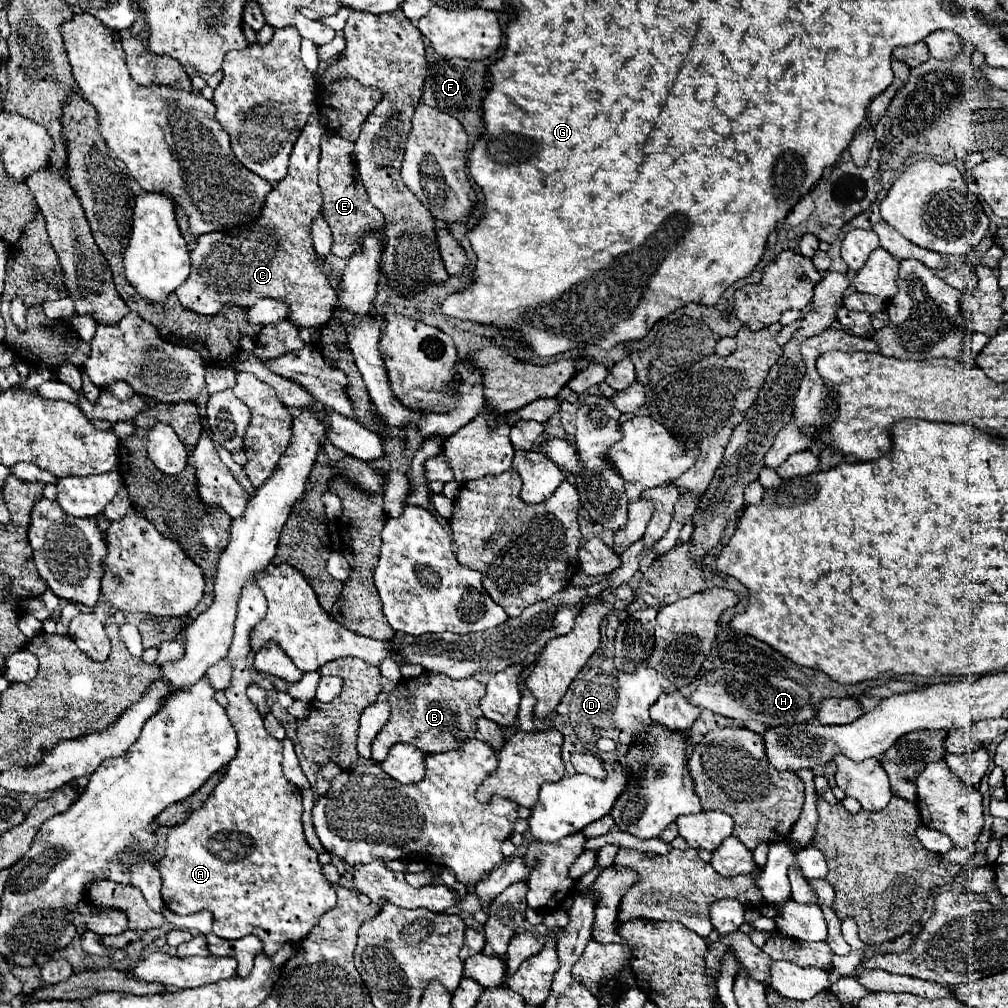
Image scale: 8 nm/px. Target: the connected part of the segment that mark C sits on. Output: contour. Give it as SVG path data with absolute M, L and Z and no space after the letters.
M308 119L290 155L288 175L268 193L260 217L238 231L214 231L196 237L188 279L176 289L182 307L200 315L216 315L224 307L248 307L256 299L282 299L290 307L290 321L302 327L326 325L336 307L336 291L316 265L312 221L322 213L318 189L320 137L324 129Z

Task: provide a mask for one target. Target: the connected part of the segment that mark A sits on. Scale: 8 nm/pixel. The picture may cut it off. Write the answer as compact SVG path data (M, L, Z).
M248 581L238 605L234 641L226 655L226 659L232 663L232 679L224 691L228 697L226 711L238 731L238 753L226 767L222 781L216 785L204 805L196 809L184 823L170 827L166 837L166 853L156 861L156 869L162 877L162 899L170 911L178 915L192 915L202 909L210 911L214 915L214 935L222 939L242 939L246 935L256 935L264 943L264 953L272 957L284 943L302 941L318 923L322 913L336 905L336 893L320 871L322 865L318 863L318 853L306 843L302 829L300 789L290 785L280 769L282 741L266 733L262 715L246 695L246 689L252 683L248 633L256 623L262 621L264 613L264 593L254 581Z

